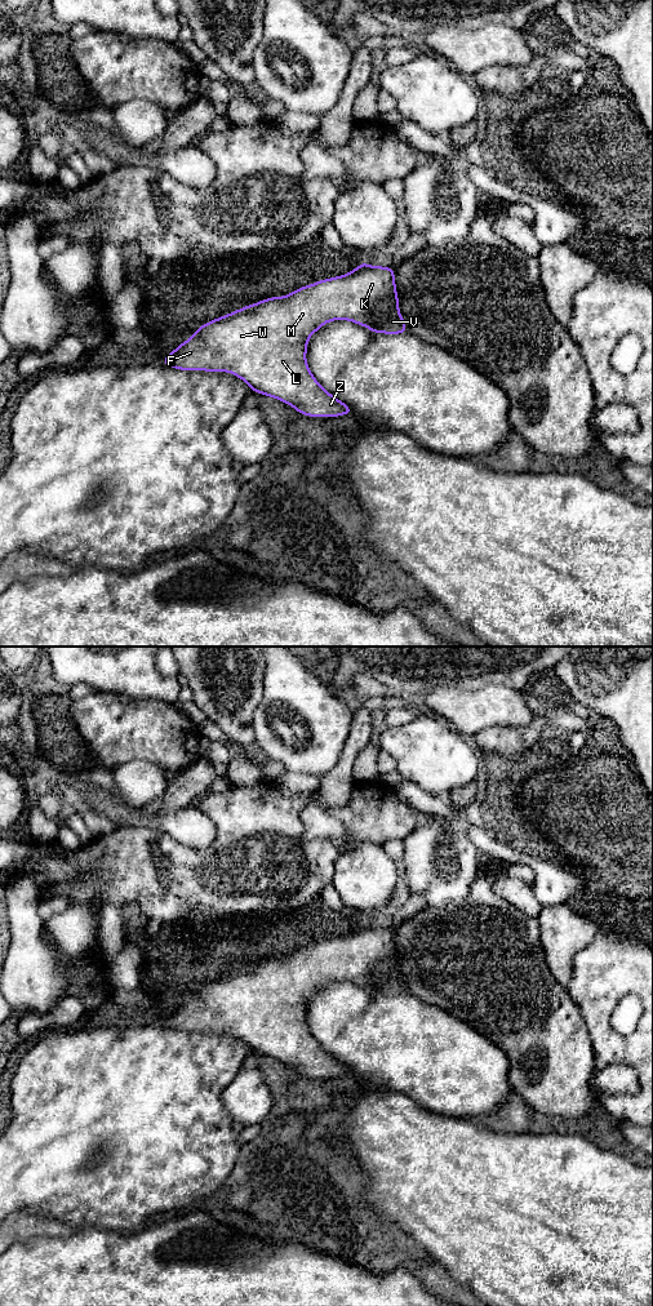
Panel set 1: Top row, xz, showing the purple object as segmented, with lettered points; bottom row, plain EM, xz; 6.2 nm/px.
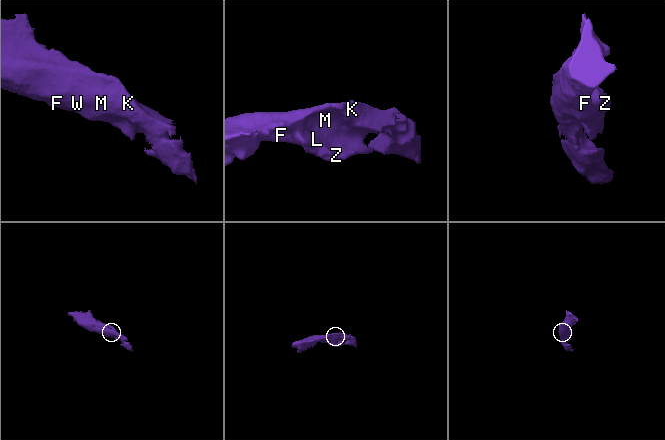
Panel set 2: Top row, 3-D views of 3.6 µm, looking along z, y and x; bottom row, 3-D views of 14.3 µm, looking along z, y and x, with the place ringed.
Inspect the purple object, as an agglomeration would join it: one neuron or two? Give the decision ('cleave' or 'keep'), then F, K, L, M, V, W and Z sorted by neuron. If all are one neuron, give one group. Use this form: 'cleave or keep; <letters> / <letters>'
keep; F K L M V W Z

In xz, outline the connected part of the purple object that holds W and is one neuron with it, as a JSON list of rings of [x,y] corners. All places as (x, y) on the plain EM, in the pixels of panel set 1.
[[[361,923],[348,934],[320,941],[283,958],[271,958],[205,983],[174,1012],[163,1026],[179,1031],[227,1032],[248,1044],[252,1052],[293,1067],[298,1074],[319,1079],[352,1075],[352,1070],[329,1054],[308,1030],[310,998],[328,982],[350,981],[374,994],[408,994],[399,972],[394,928]]]

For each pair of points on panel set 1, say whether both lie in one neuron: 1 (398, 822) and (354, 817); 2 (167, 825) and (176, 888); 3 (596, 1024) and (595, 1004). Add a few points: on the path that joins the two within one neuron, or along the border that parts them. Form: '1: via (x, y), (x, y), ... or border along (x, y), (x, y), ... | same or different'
1: via (387, 818), (364, 817) | same
2: border along (147, 823), (178, 843), (196, 847) | different
3: via (596, 1018), (596, 1009) | same

